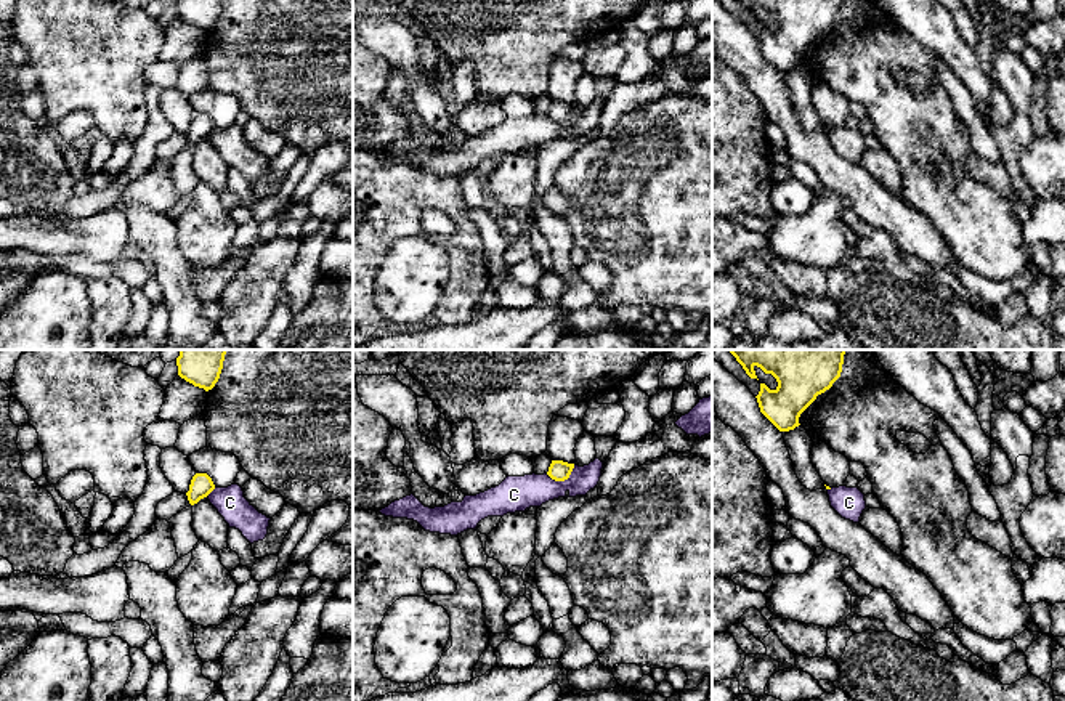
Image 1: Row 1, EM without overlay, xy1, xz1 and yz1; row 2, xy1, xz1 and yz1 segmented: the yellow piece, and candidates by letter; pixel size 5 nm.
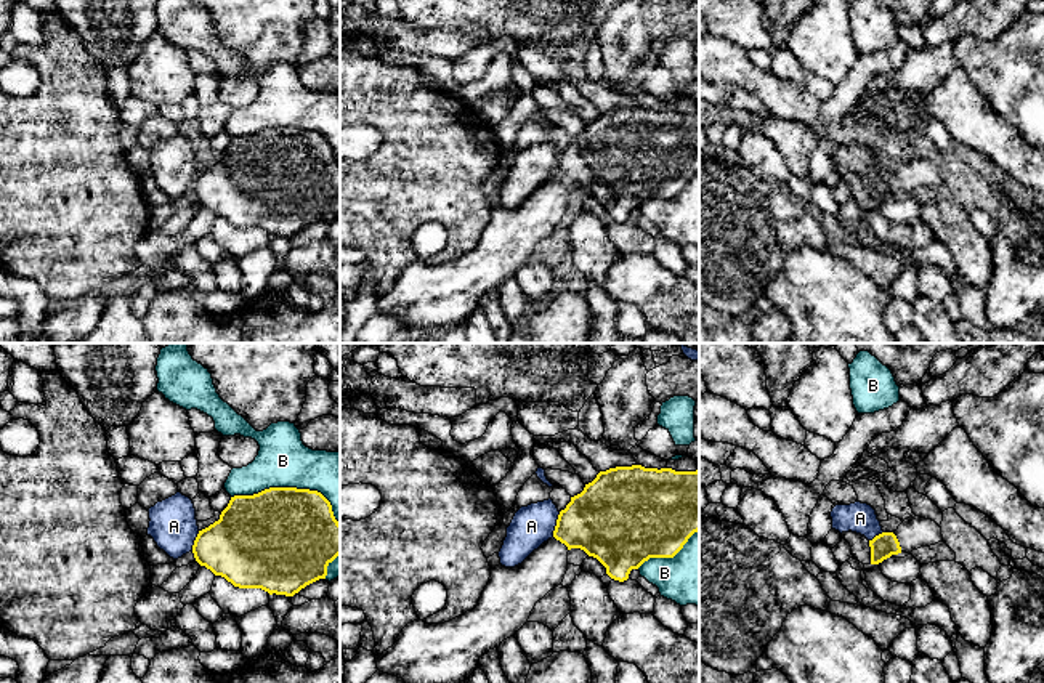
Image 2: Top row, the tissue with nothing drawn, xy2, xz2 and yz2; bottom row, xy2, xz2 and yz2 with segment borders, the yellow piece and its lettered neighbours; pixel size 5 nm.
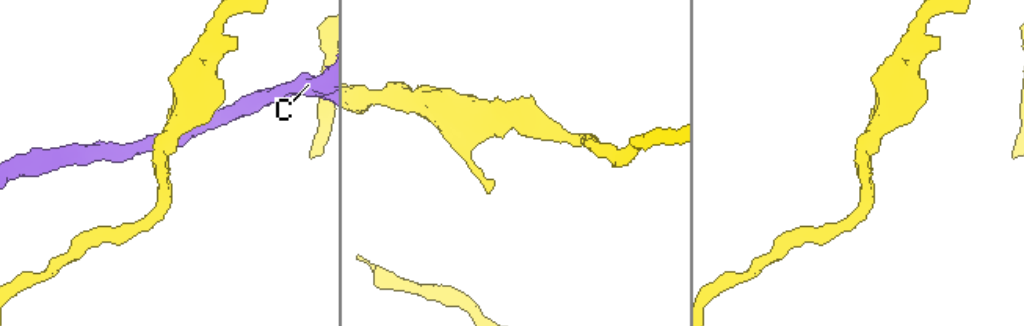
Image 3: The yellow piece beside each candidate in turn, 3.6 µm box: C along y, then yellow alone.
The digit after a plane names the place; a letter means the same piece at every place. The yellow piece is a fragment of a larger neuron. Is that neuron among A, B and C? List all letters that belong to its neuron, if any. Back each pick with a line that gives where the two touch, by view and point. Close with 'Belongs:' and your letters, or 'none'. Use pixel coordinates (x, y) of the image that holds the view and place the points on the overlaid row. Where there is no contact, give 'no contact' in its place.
Belongs: none

